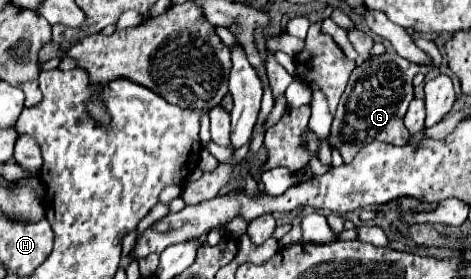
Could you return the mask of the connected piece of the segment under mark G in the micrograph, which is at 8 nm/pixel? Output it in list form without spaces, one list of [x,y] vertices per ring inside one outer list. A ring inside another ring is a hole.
[[[393,50],[385,52],[379,58],[365,60],[361,66],[353,70],[345,94],[339,100],[333,126],[329,132],[329,146],[339,150],[345,164],[349,164],[355,158],[355,154],[373,140],[391,142],[395,146],[409,144],[411,136],[403,124],[403,116],[413,100],[409,98],[411,80],[419,72],[427,74],[429,68],[417,68],[415,64],[401,60],[401,56],[397,56],[397,52]]]

